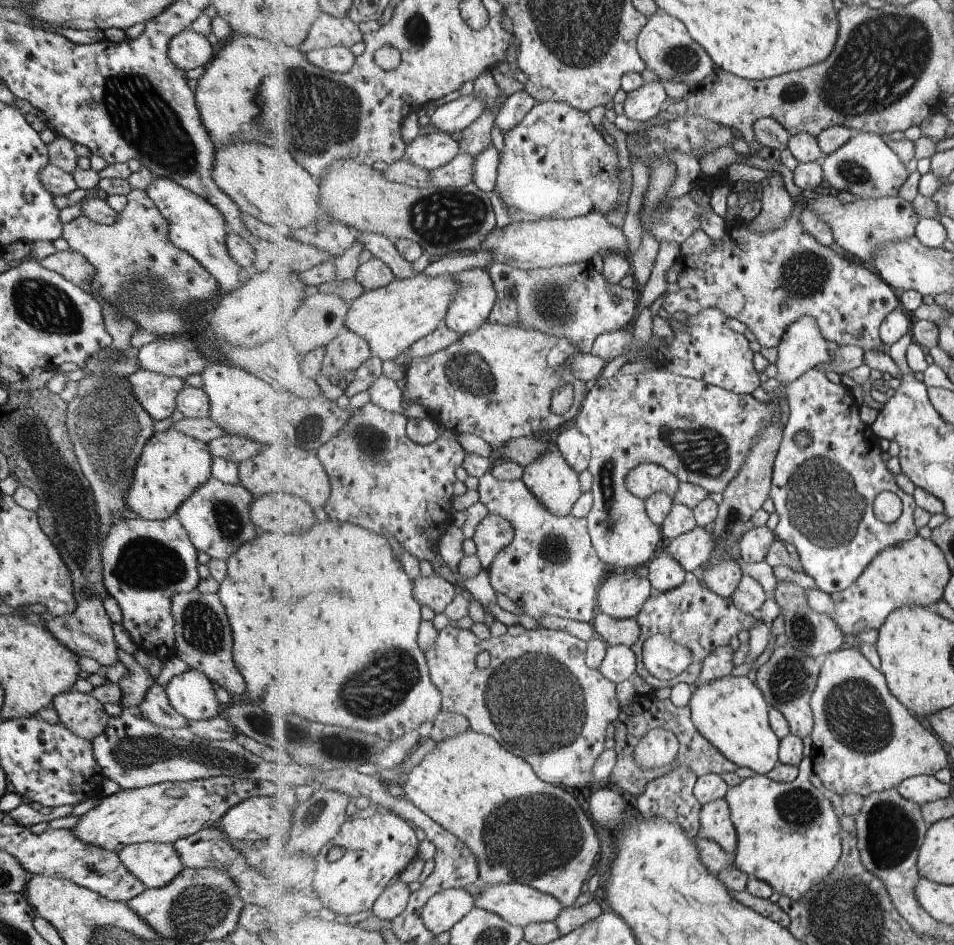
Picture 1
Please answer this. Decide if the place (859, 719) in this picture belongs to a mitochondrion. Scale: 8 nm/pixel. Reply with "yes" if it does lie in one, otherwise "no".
yes

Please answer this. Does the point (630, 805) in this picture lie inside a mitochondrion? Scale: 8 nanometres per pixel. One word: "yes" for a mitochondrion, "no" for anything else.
no

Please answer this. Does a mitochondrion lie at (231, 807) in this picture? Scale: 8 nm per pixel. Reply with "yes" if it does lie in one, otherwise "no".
no

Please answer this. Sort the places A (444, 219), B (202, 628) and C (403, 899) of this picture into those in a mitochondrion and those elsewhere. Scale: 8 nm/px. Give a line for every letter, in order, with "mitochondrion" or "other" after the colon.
A: mitochondrion
B: mitochondrion
C: other

